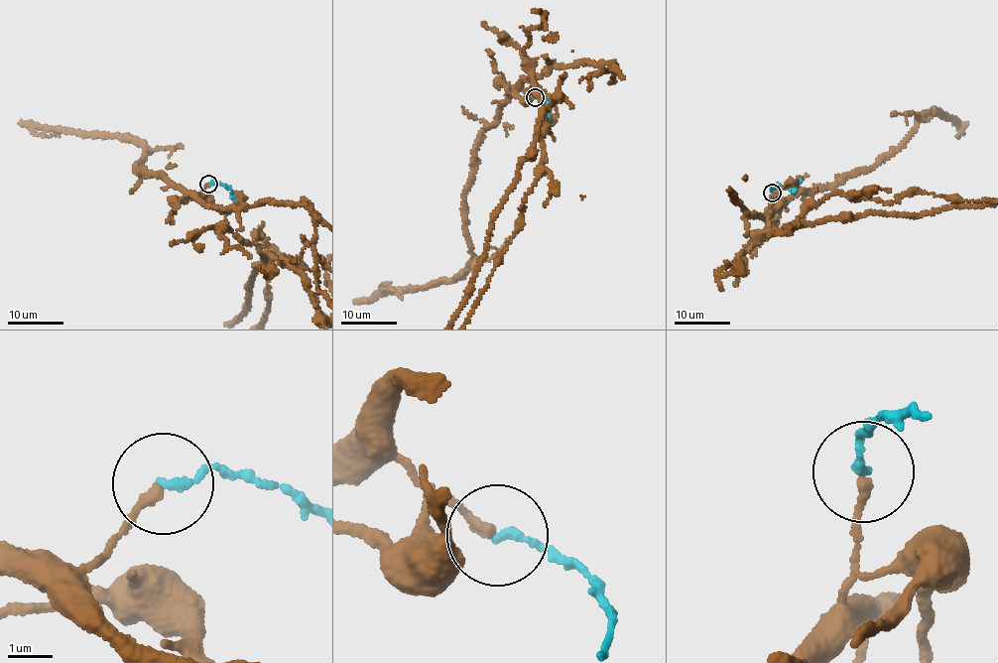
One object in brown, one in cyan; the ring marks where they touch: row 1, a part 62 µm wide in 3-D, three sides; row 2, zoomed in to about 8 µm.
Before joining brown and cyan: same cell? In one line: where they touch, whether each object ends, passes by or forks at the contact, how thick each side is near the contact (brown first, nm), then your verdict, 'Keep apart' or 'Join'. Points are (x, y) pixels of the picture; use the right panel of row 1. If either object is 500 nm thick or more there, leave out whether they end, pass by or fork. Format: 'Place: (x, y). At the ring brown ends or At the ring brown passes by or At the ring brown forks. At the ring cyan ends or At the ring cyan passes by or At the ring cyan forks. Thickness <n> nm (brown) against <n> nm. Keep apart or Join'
Place: (772, 193). At the ring brown ends. At the ring cyan ends. Thickness 200 nm (brown) against 190 nm. Keep apart

